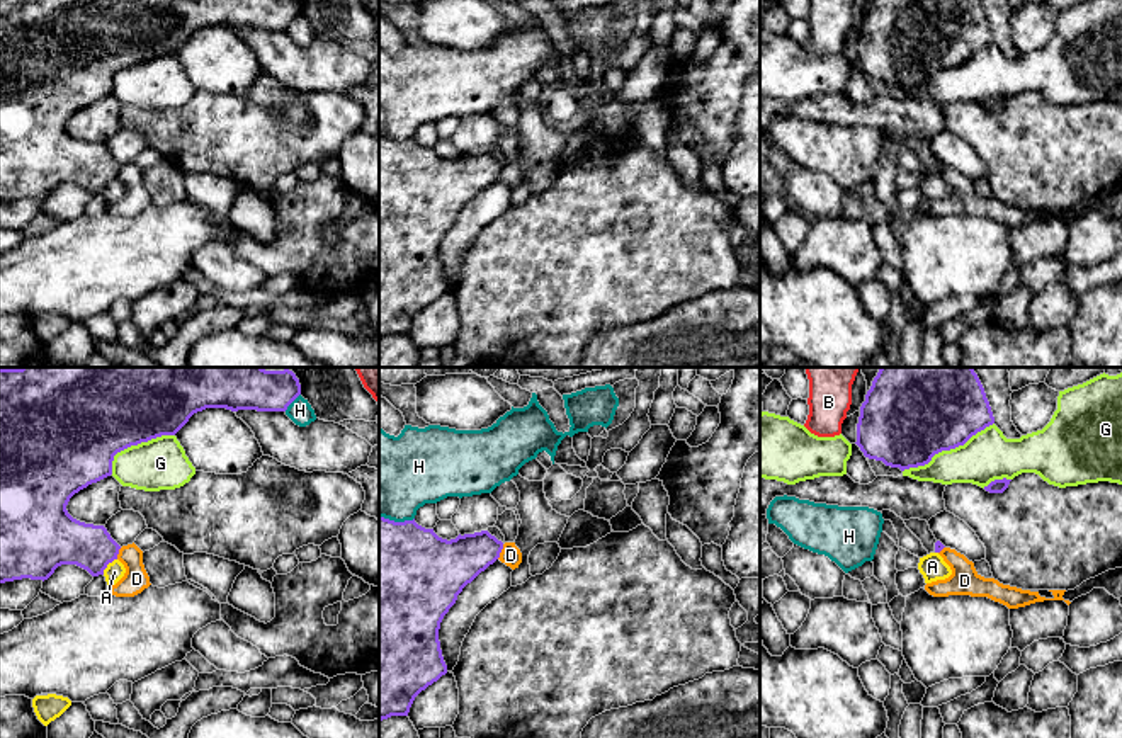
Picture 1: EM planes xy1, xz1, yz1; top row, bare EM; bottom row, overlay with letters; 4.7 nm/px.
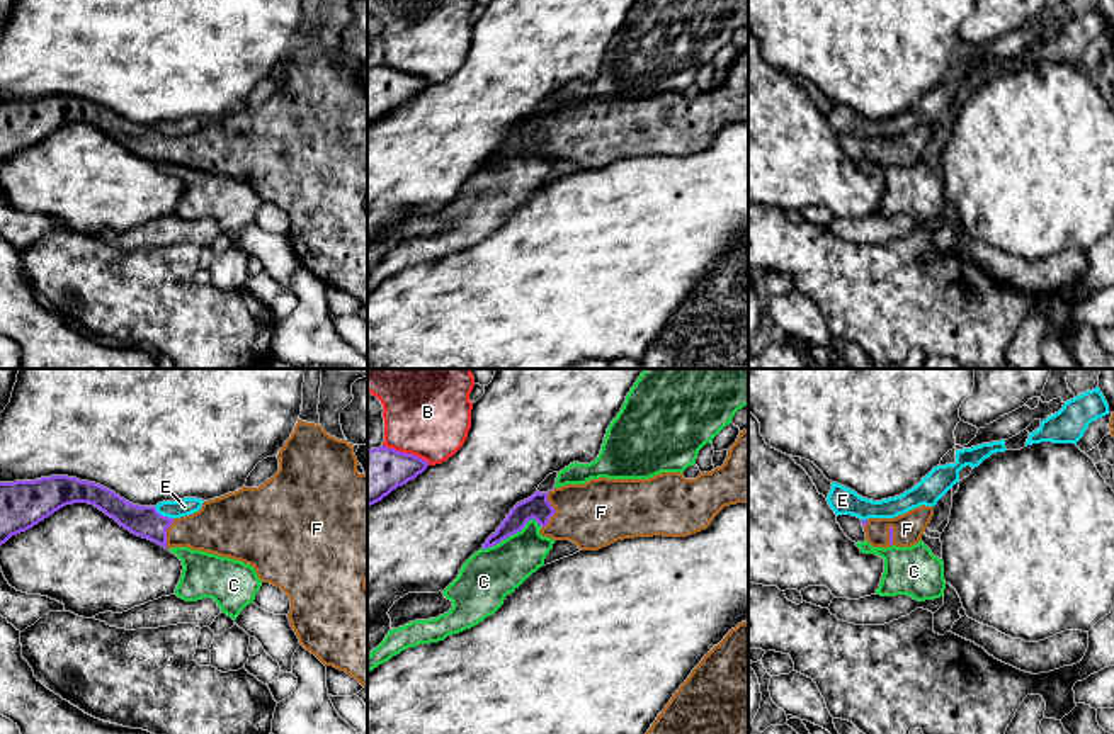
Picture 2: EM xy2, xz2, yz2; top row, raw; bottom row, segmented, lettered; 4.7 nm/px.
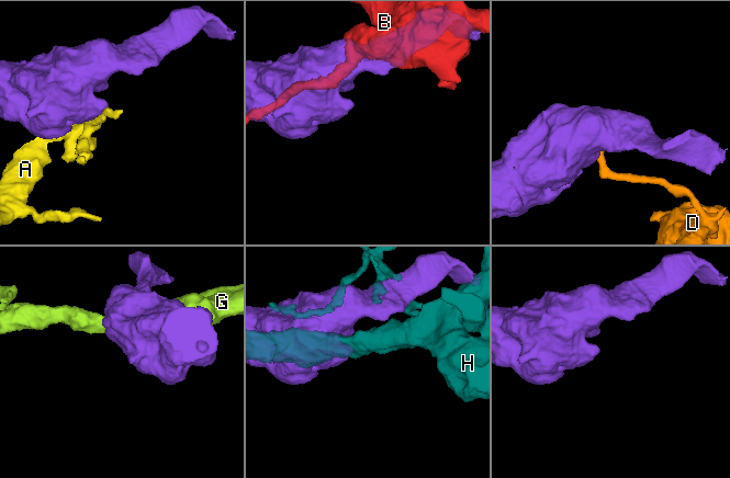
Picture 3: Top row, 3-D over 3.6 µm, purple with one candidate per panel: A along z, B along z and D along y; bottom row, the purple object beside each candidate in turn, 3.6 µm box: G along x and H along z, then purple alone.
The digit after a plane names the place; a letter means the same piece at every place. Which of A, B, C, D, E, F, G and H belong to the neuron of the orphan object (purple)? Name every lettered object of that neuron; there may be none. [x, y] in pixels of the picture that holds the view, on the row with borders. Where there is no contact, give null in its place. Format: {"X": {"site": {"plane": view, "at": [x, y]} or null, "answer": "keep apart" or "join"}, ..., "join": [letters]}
{"A": {"site": {"plane": "xy1", "at": [107, 563]}, "answer": "keep apart"}, "B": {"site": {"plane": "xz2", "at": [407, 454]}, "answer": "keep apart"}, "C": {"site": {"plane": "xz2", "at": [511, 534]}, "answer": "keep apart"}, "D": {"site": {"plane": "xz1", "at": [500, 551]}, "answer": "keep apart"}, "E": {"site": {"plane": "xy2", "at": [162, 515]}, "answer": "keep apart"}, "F": {"site": {"plane": "xz2", "at": [551, 507]}, "answer": "join"}, "G": {"site": {"plane": "yz1", "at": [947, 449]}, "answer": "keep apart"}, "H": {"site": {"plane": "xy1", "at": [293, 400]}, "answer": "keep apart"}, "join": ["F"]}

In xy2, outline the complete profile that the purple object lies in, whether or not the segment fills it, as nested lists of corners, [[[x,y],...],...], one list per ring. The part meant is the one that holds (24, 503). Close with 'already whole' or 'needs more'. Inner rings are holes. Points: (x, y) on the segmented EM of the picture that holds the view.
[[[301,420],[277,459],[279,471],[259,488],[243,486],[235,493],[204,501],[199,511],[180,518],[163,517],[155,506],[133,505],[100,484],[68,476],[0,483],[0,545],[66,505],[88,503],[131,534],[165,549],[189,547],[242,561],[255,569],[262,583],[270,583],[289,596],[287,618],[299,644],[325,666],[345,671],[367,688],[367,474],[357,472],[359,462],[352,443],[328,435],[321,425]]]; needs more

